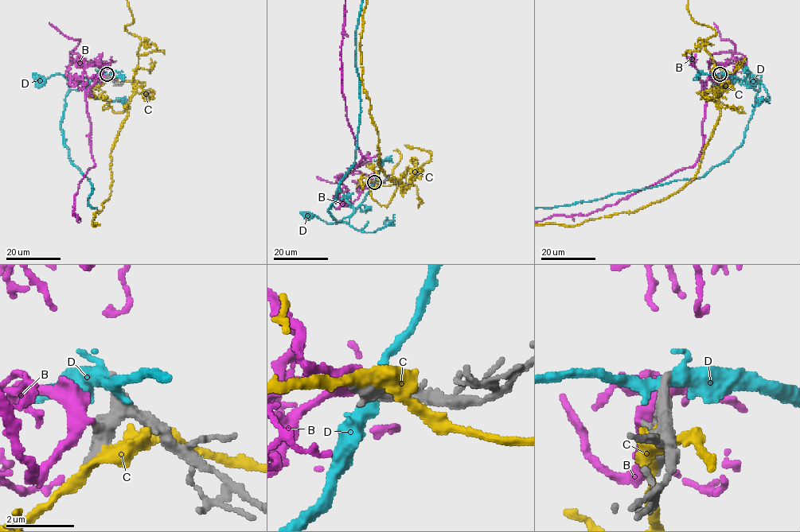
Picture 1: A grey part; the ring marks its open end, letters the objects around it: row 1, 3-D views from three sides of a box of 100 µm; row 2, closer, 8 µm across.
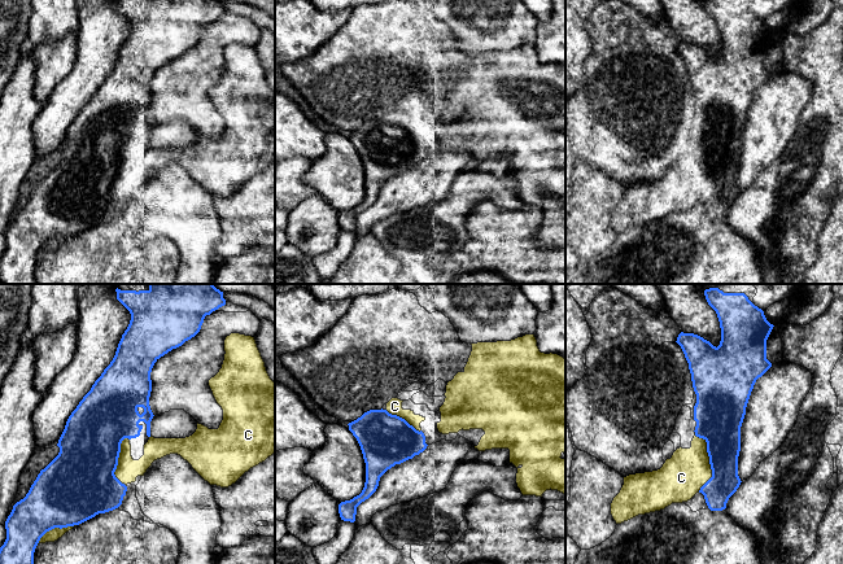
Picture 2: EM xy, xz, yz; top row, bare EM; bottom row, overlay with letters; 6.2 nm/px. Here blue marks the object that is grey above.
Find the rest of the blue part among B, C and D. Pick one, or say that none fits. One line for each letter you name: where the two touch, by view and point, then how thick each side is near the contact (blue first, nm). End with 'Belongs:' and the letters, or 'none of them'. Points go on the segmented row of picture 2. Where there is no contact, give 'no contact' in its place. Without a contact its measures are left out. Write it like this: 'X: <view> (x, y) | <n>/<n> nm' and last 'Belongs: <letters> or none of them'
Belongs: none of them

